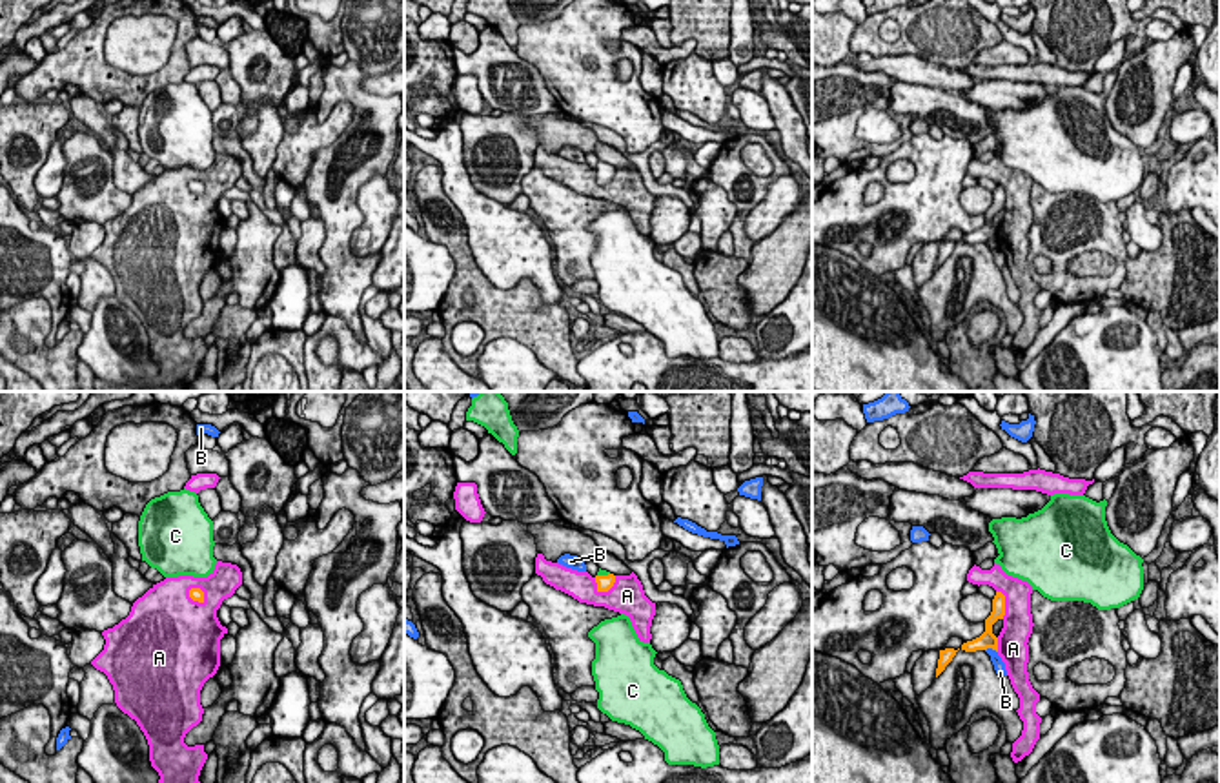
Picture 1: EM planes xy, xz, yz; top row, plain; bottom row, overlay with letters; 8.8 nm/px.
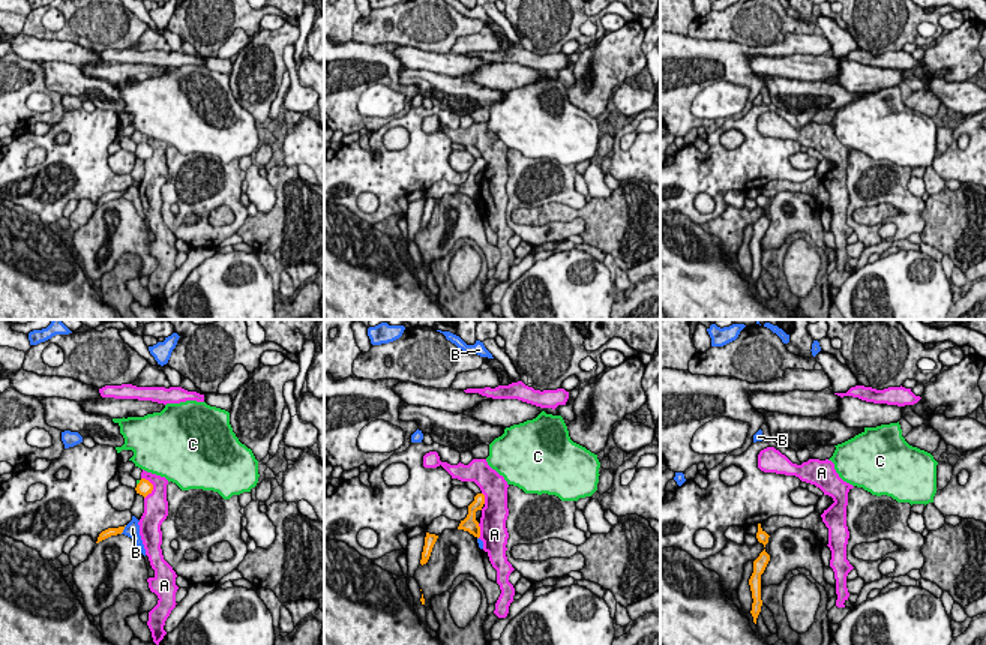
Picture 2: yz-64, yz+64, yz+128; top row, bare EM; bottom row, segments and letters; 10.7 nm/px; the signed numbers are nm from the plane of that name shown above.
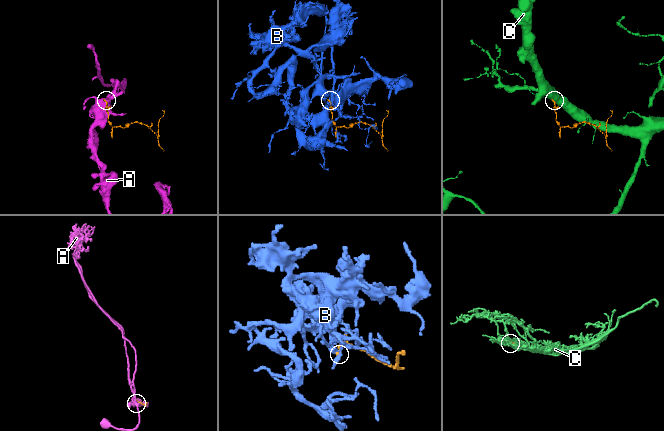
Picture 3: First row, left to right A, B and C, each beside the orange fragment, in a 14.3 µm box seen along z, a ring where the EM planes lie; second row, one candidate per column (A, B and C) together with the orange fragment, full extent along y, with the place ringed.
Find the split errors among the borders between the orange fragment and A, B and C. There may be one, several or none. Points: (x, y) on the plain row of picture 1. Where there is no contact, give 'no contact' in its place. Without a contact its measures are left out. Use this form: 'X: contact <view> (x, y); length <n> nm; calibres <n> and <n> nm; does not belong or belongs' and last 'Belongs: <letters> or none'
A: contact xz (609, 181); length 240 nm; calibres 140 and 320 nm; does not belong
B: contact yz (991, 239); length 120 nm; calibres 160 and 100 nm; does not belong
C: contact xz (603, 168); length 120 nm; calibres 140 and 60 nm; belongs
Belongs: C

